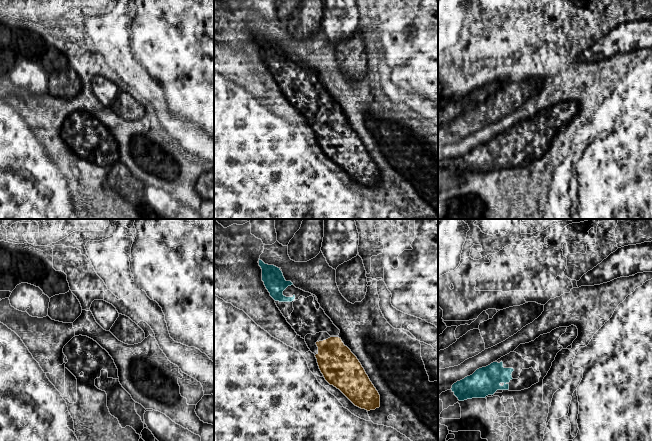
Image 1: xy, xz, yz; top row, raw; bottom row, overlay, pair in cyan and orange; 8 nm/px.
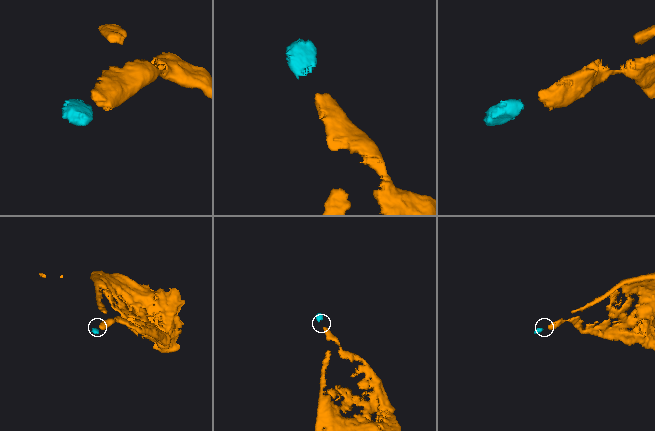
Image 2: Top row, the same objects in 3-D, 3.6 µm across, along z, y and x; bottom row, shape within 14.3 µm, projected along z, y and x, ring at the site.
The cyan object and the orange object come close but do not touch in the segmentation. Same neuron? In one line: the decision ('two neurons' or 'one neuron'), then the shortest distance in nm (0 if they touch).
one neuron | 380 nm

